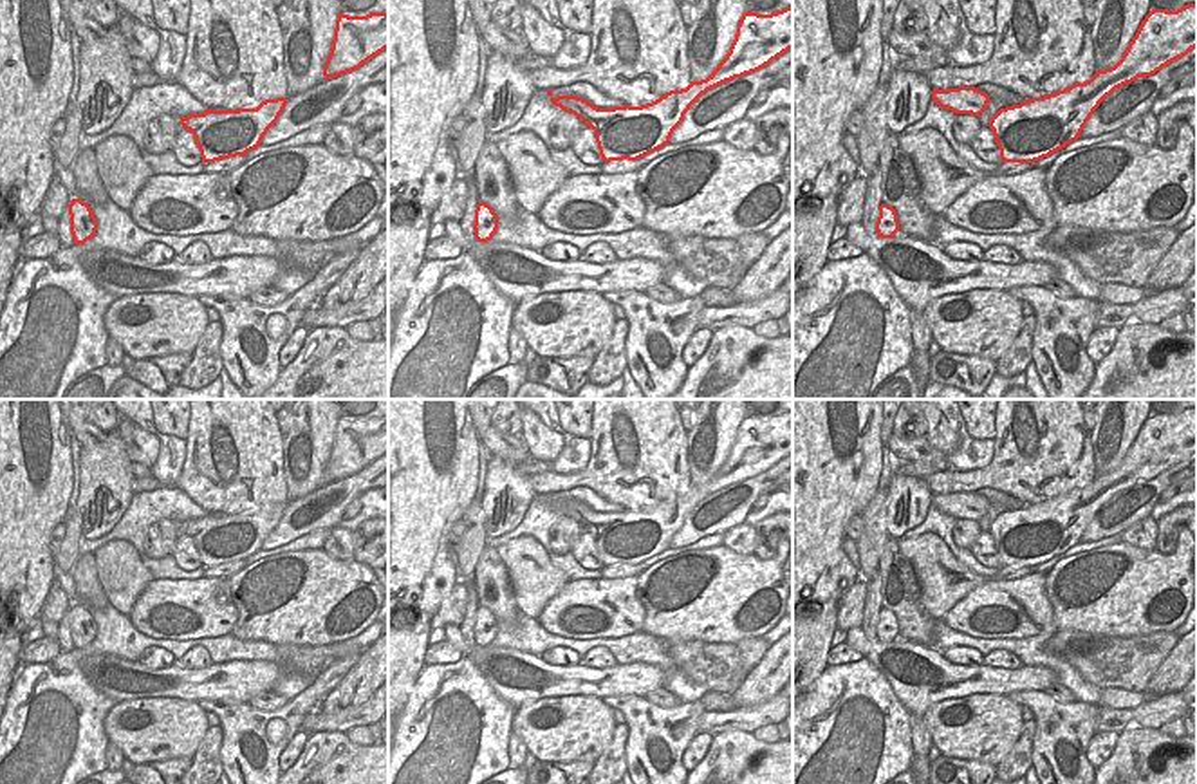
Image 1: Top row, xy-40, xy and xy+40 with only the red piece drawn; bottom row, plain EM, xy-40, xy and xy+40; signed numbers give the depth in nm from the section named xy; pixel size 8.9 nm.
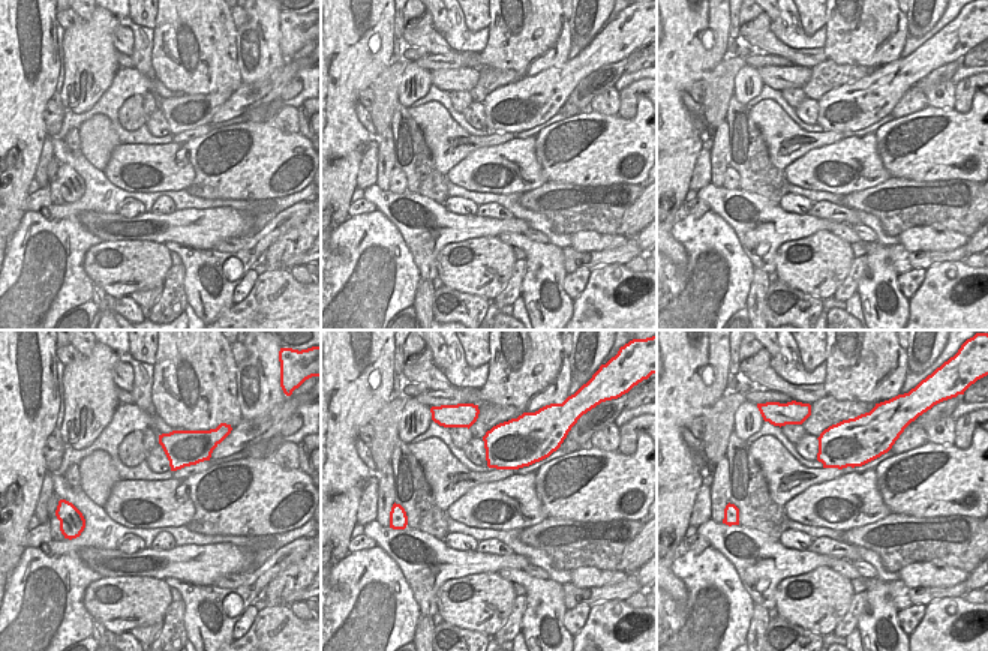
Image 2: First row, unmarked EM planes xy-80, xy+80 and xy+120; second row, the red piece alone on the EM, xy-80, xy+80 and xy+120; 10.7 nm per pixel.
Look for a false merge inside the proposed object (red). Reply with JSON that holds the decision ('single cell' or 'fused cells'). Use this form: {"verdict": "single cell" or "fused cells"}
{"verdict": "single cell"}

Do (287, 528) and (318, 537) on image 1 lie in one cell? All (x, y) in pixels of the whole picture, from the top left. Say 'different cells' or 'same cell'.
different cells

